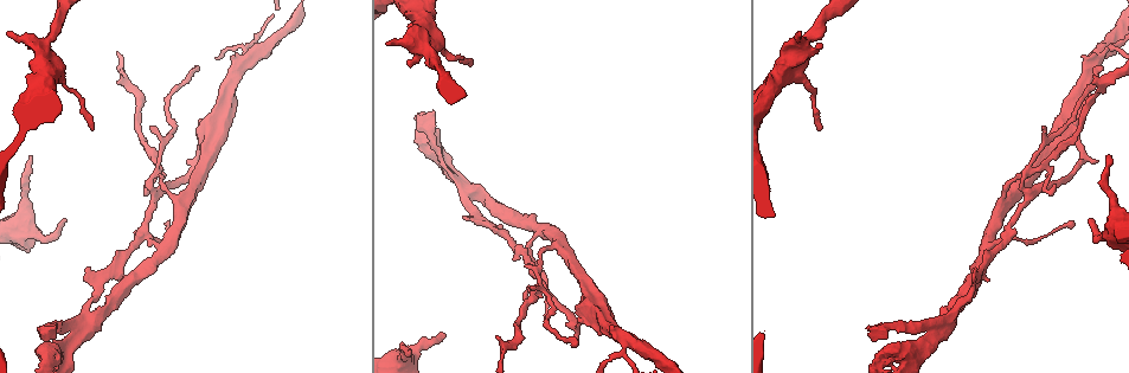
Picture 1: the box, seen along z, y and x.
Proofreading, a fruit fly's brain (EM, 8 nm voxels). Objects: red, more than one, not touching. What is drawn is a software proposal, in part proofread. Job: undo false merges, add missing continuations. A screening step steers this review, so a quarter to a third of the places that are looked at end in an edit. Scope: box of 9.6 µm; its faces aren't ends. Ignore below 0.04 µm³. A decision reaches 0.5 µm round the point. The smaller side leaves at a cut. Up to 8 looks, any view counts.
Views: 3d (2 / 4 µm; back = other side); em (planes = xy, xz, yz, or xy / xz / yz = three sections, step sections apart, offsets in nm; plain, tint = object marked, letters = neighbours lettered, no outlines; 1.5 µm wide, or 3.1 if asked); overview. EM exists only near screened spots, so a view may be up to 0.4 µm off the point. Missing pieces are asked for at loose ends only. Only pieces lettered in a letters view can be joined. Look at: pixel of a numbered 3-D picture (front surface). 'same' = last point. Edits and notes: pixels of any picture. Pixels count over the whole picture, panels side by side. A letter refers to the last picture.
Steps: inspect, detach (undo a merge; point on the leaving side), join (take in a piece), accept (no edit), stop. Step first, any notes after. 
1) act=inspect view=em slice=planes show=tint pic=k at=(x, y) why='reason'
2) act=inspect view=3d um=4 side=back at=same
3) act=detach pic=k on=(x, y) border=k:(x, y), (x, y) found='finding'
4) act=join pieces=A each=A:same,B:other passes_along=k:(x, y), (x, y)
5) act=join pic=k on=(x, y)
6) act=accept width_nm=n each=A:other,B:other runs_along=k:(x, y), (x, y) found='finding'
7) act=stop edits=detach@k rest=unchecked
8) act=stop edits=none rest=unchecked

act=inspect view=em slice=yz step=4 show=tint pic=1 at=(161, 175) why='arms part here'

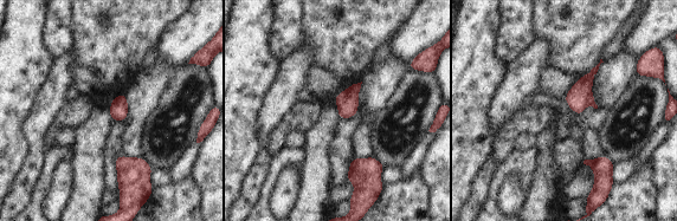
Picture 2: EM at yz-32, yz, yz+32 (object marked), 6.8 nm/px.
act=inspect view=em slice=planes show=letters at=same why='another direction'

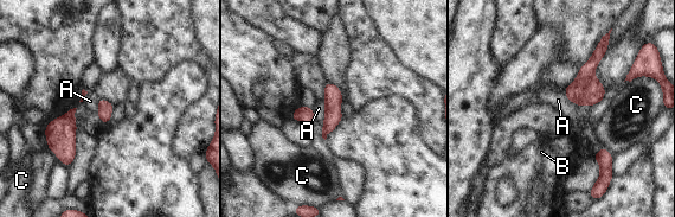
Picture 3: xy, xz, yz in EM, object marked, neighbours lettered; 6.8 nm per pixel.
act=detach pic=3 on=(574, 90) longest_contact=A:190nm each=A:other,B:other,C:other found='a second cell is stuck on'

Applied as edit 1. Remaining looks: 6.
act=inspect view=em slice=xz step=8 show=letters pic=1 at=(65, 221) why='branch stops here'

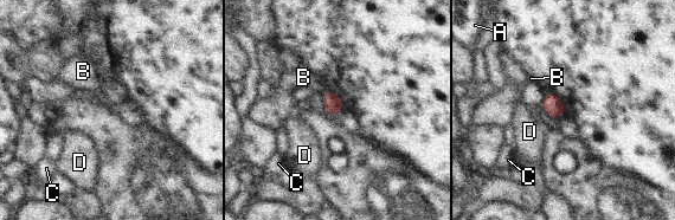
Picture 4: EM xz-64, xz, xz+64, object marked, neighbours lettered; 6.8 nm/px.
act=accept width_nm=120 each=A:other,B:other,C:other,D:other border=4:(328, 89), (322, 92) found='none of them fits'

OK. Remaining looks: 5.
act=stop edits=detach@3 rest=unchecked

